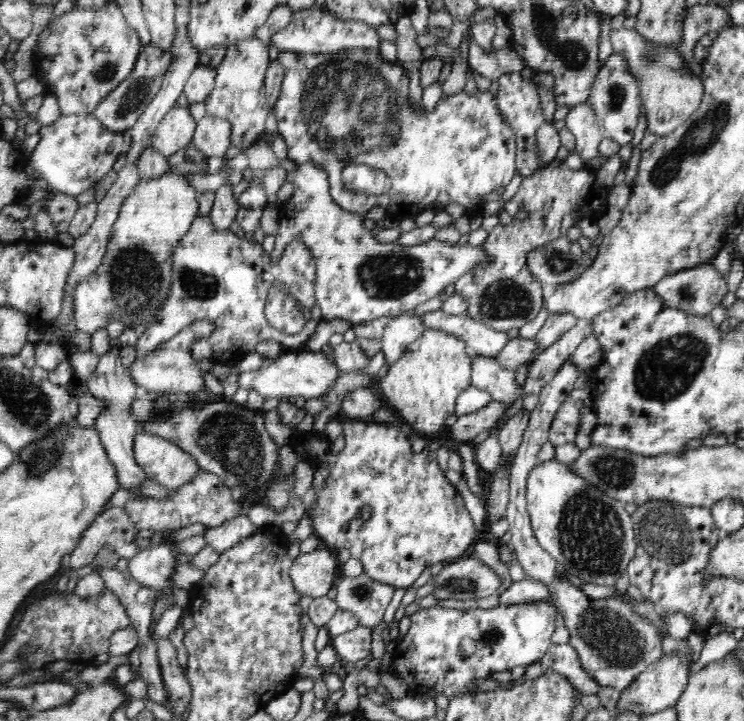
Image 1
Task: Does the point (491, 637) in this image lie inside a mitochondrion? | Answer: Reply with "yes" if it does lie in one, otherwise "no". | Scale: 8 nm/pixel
yes

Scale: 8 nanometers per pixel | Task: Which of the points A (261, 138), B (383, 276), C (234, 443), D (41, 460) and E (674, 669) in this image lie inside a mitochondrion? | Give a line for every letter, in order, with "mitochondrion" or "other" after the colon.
A: other
B: mitochondrion
C: mitochondrion
D: mitochondrion
E: other

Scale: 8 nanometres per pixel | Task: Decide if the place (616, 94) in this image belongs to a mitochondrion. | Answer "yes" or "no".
yes

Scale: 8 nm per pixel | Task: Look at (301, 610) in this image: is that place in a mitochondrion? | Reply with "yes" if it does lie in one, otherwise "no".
no

